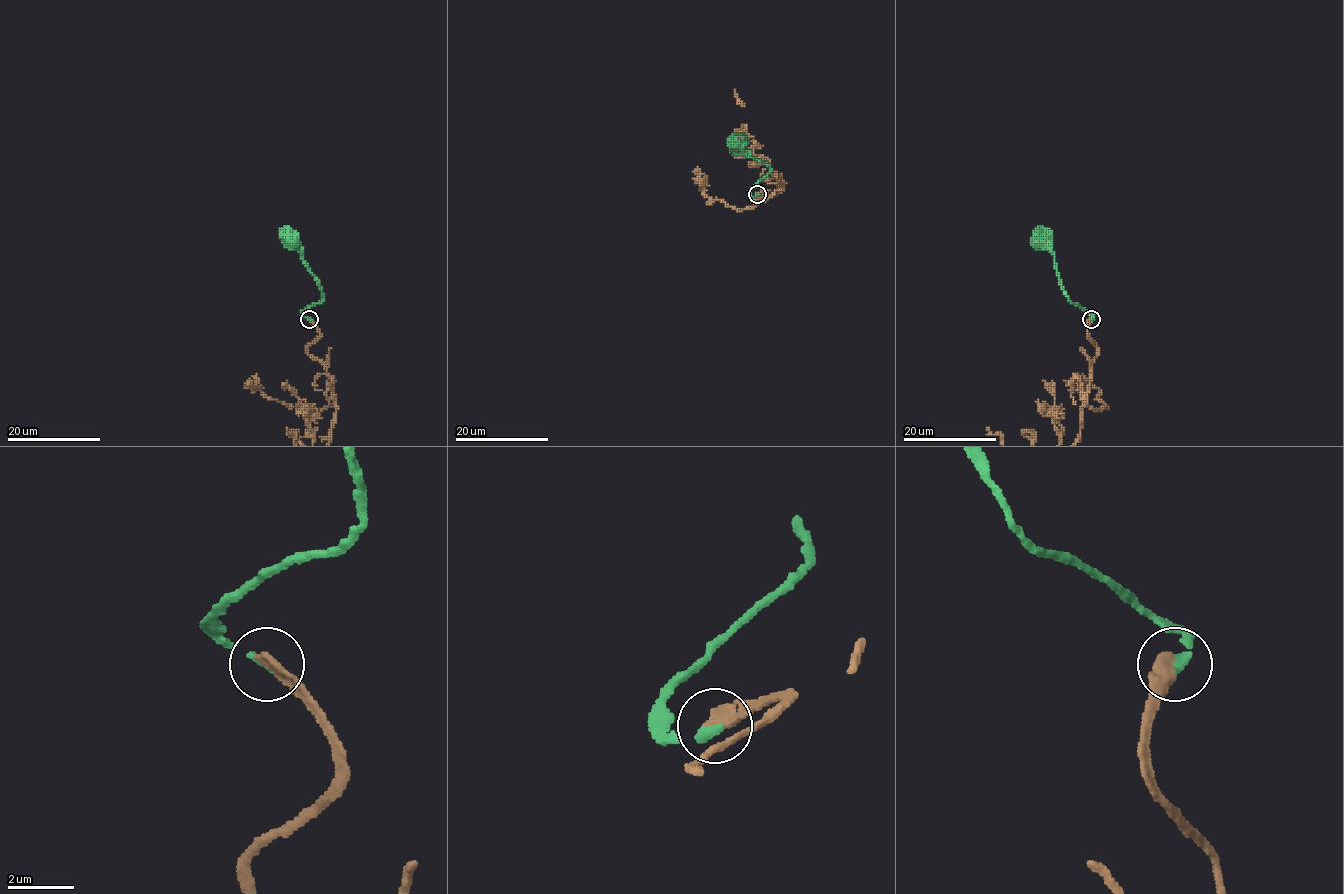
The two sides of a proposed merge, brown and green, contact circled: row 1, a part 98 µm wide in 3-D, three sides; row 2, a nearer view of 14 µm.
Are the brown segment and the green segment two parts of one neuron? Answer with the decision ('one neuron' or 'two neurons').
one neuron

